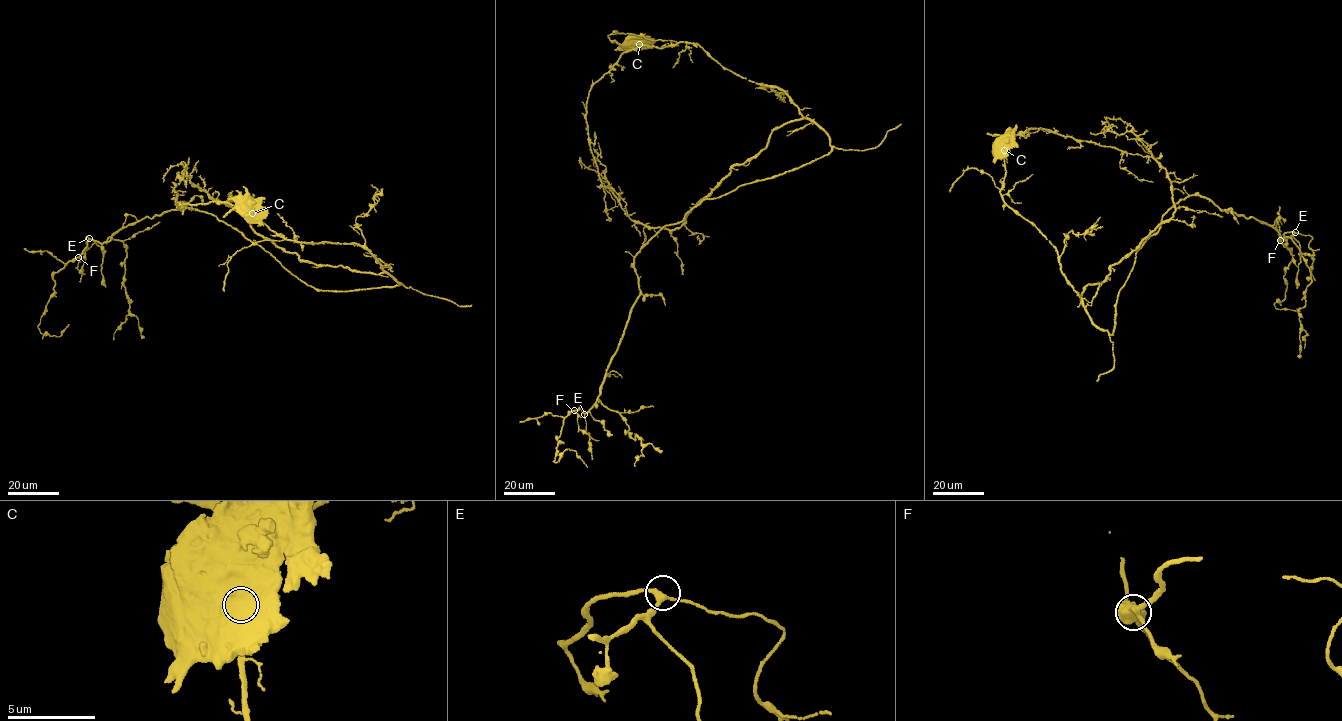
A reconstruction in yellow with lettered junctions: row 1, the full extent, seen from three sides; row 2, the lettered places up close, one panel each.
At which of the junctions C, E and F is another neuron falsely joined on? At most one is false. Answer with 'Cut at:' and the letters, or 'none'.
Cut at: C

